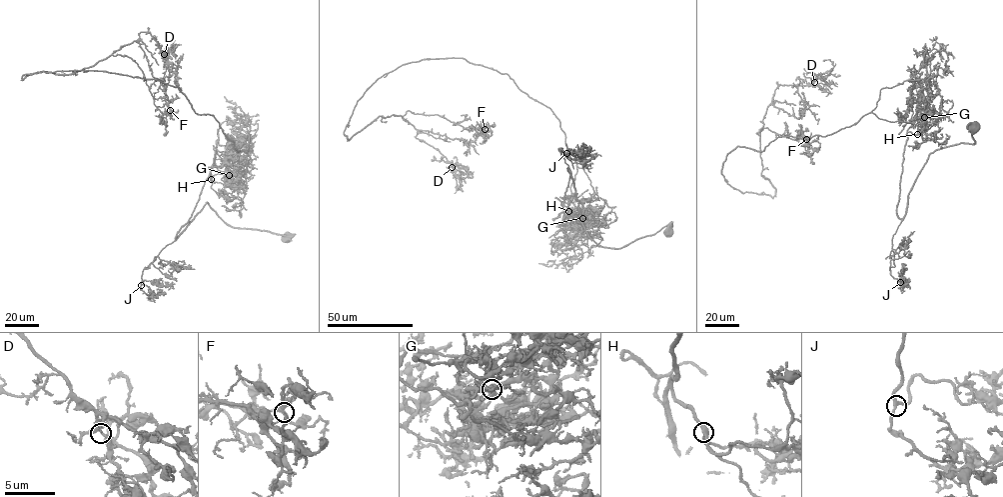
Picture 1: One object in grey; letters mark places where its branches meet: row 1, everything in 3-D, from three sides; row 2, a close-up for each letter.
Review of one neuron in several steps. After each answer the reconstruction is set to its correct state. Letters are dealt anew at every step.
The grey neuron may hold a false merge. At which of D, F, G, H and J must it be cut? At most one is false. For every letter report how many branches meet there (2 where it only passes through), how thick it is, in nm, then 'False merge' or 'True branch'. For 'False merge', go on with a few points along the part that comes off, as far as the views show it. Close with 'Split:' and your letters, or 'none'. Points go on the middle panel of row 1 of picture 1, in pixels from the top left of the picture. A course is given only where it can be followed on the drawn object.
D: Branches: 3. Thickness 260 nm. True branch
F: Branches: 3. Thickness 240 nm. True branch
G: Branches: 3. Thickness 240 nm. False merge. Course of the part to remove: (582, 218), (604, 200), (554, 114), (507, 74), (403, 64), (345, 129), (400, 115), (469, 166)
H: Branches: 3. Thickness 300 nm. True branch
J: Branches: 3. Thickness 240 nm. True branch
Split: G

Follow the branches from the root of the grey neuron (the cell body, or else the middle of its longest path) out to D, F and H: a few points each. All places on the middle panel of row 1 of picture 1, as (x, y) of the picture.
D: (668, 232), (592, 240), (507, 74), (423, 59), (357, 102), (348, 140), (401, 116), (452, 167)
F: (668, 232), (592, 240), (554, 114), (463, 58), (386, 73), (344, 134), (408, 110), (485, 129)
H: (668, 232), (666, 225), (618, 248), (596, 244), (582, 224), (567, 168), (570, 176), (563, 203), (568, 211)

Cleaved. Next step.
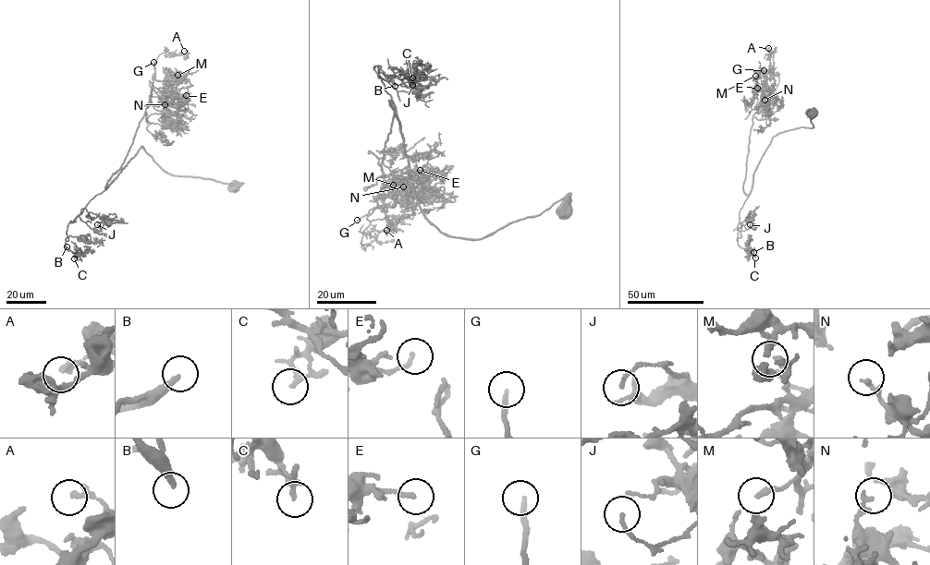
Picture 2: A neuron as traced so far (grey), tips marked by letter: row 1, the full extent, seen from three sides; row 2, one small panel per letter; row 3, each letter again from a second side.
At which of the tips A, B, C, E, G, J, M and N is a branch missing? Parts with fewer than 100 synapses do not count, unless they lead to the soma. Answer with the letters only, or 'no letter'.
B, G

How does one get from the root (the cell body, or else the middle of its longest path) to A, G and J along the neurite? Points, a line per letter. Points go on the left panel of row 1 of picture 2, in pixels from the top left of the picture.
A: (235, 186), (167, 173), (142, 146), (105, 186), (151, 103), (157, 57), (184, 51)
G: (235, 186), (167, 173), (142, 146), (105, 186), (123, 162), (151, 103), (153, 62)
J: (235, 186), (212, 179), (167, 173), (142, 146), (107, 188), (84, 208), (99, 214), (103, 225), (97, 224)

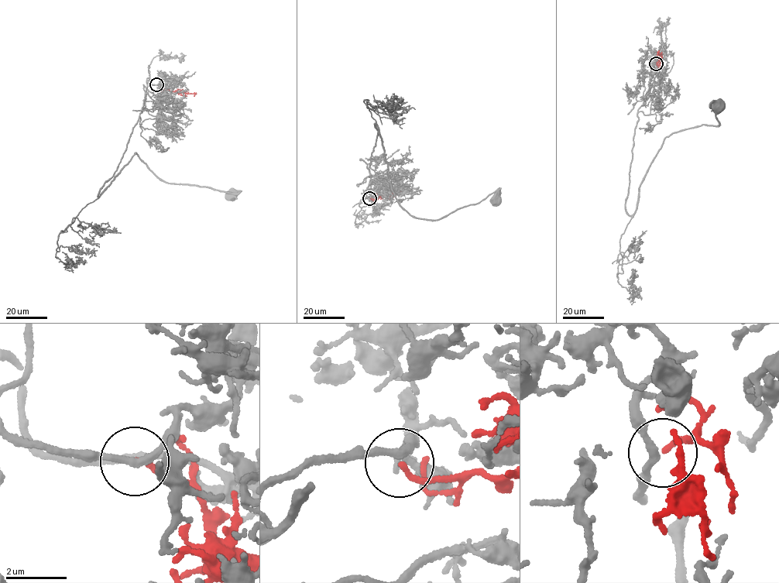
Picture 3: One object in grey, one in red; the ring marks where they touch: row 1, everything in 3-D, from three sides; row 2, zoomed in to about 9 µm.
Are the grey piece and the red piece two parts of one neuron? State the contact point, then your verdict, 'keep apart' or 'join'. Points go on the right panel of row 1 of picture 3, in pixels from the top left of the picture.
place (656, 63); join

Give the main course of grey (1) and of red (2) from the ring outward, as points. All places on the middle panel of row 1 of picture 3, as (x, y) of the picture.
1: (369, 197), (360, 202), (372, 180), (375, 124), (391, 189), (410, 214), (437, 221), (494, 192), (496, 200)
2: (369, 198), (391, 197), (403, 190), (405, 185)

